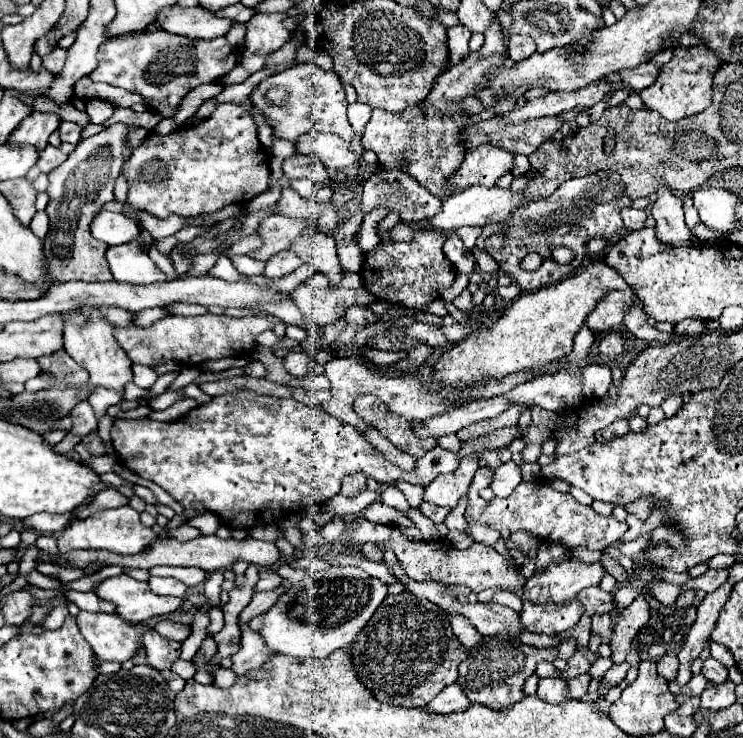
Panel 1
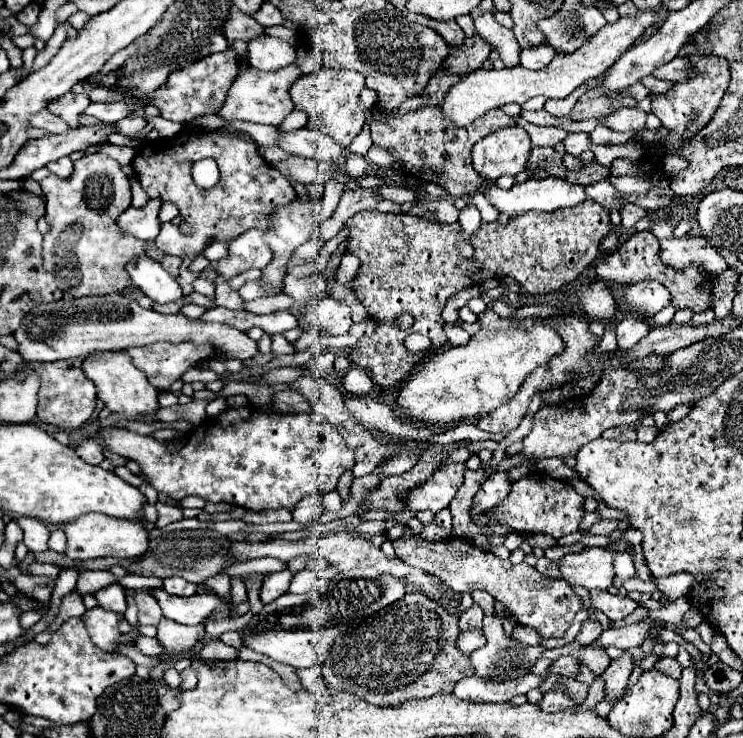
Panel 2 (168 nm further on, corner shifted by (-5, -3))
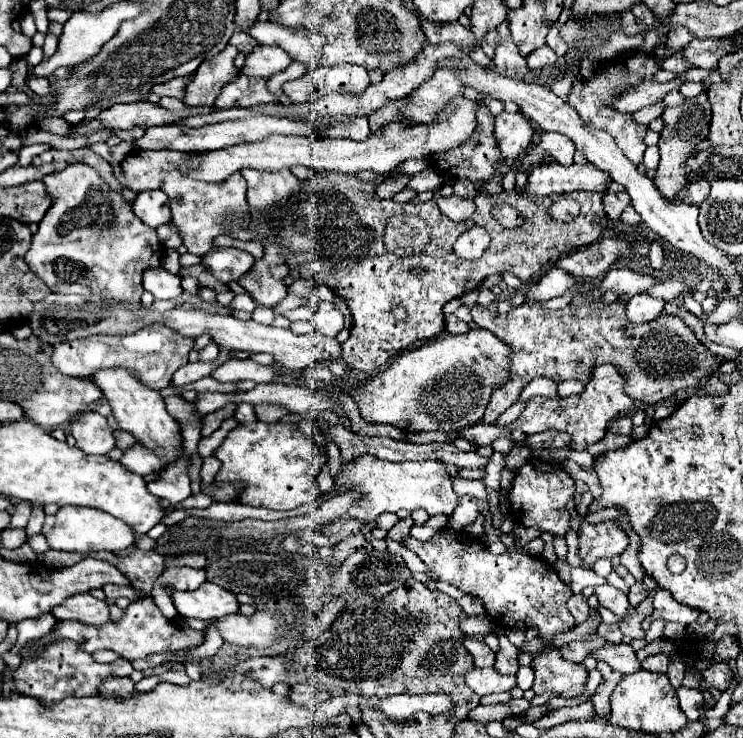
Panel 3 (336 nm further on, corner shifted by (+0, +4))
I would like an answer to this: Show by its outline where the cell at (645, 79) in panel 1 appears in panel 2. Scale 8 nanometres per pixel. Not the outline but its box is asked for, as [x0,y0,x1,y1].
[654,57,694,83]

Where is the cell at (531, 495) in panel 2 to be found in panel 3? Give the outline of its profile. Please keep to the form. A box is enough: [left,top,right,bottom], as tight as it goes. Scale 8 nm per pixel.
[509,460,575,536]

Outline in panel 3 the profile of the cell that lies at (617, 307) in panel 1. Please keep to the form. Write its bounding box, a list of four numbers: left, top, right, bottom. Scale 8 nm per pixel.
[527,268,581,302]

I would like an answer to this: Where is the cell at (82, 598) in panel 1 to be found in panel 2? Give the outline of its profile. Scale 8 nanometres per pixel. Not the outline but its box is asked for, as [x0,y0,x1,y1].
[96,583,126,615]

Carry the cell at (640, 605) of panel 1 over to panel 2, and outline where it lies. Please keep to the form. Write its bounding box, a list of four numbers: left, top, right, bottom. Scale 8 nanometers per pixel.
[602,651,632,703]

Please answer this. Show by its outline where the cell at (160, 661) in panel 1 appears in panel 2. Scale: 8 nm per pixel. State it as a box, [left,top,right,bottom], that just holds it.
[134,589,162,625]

